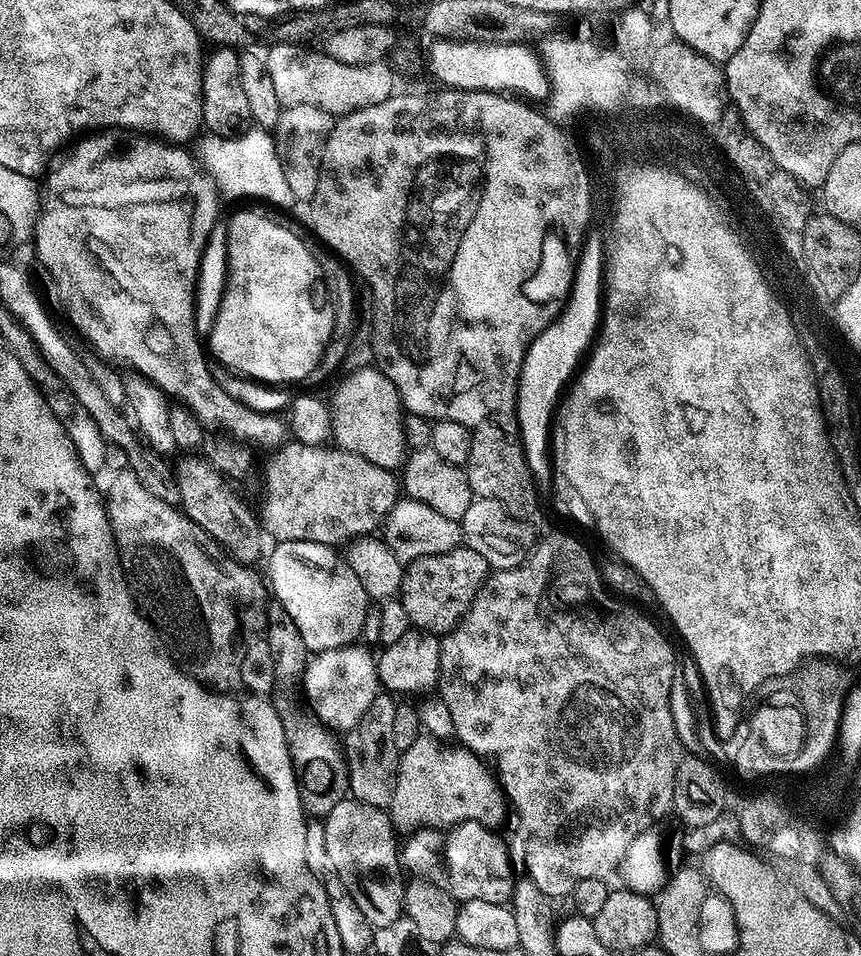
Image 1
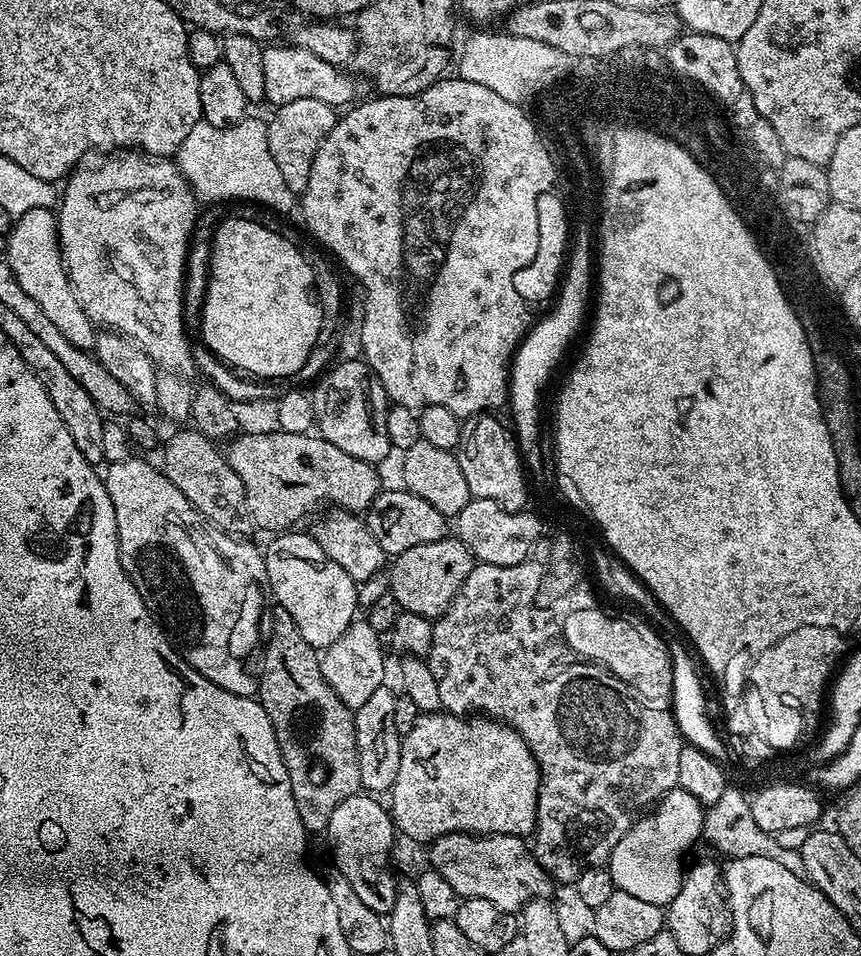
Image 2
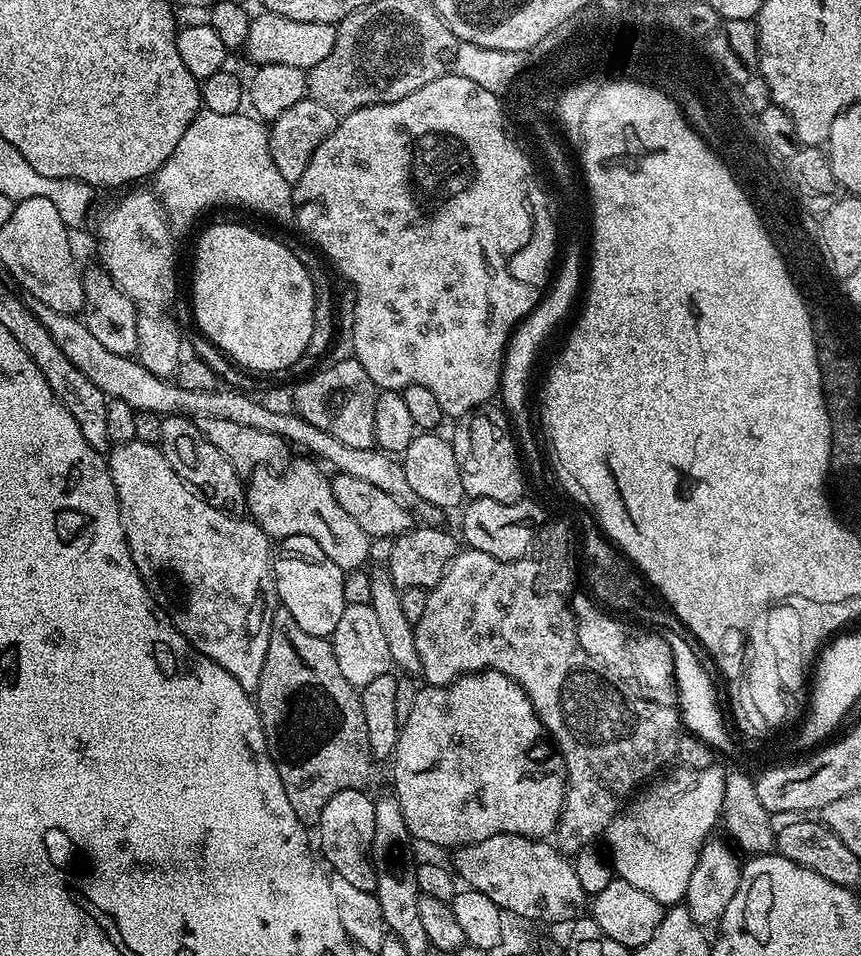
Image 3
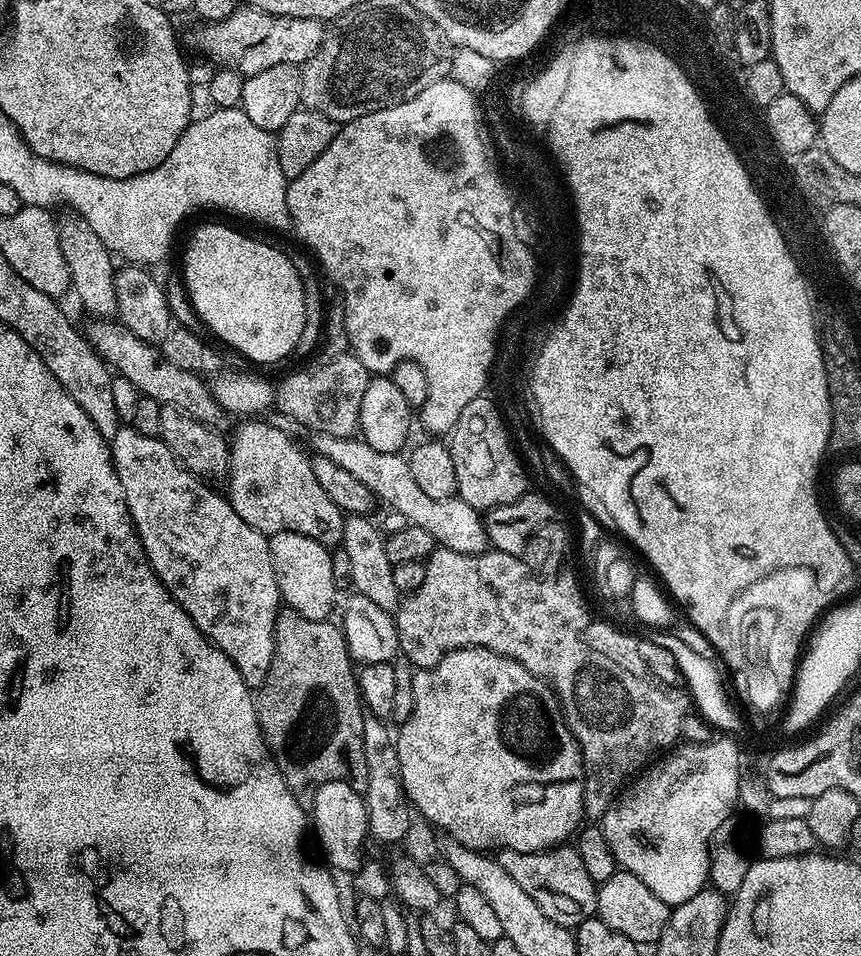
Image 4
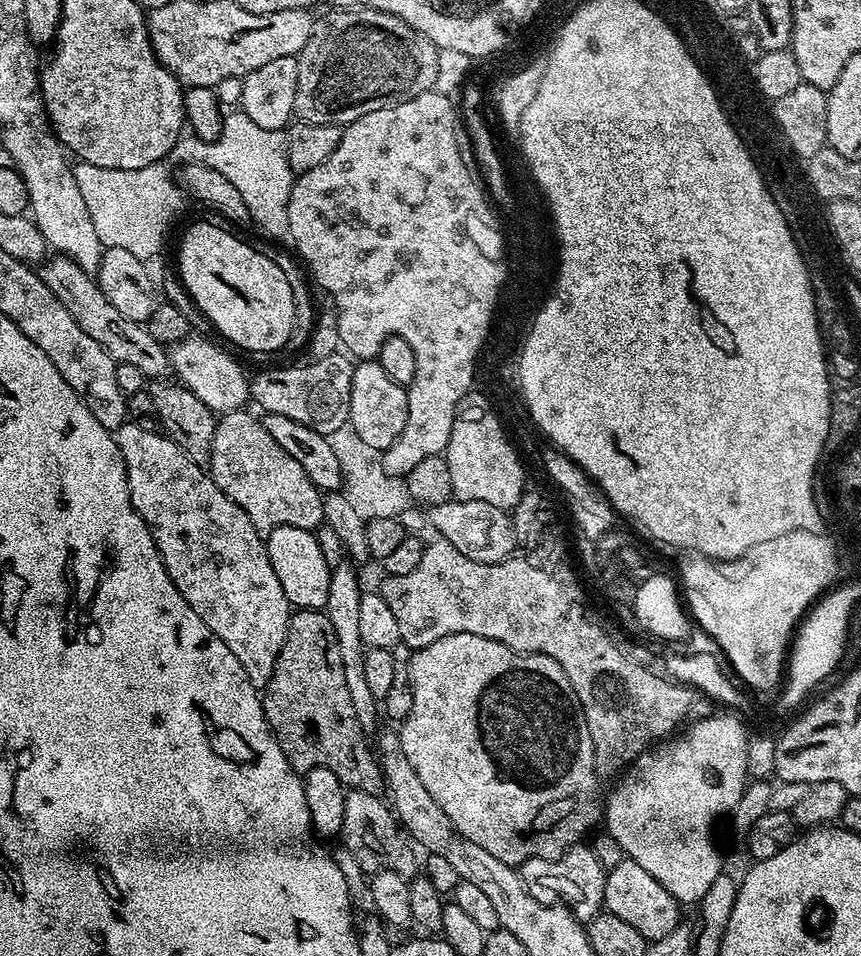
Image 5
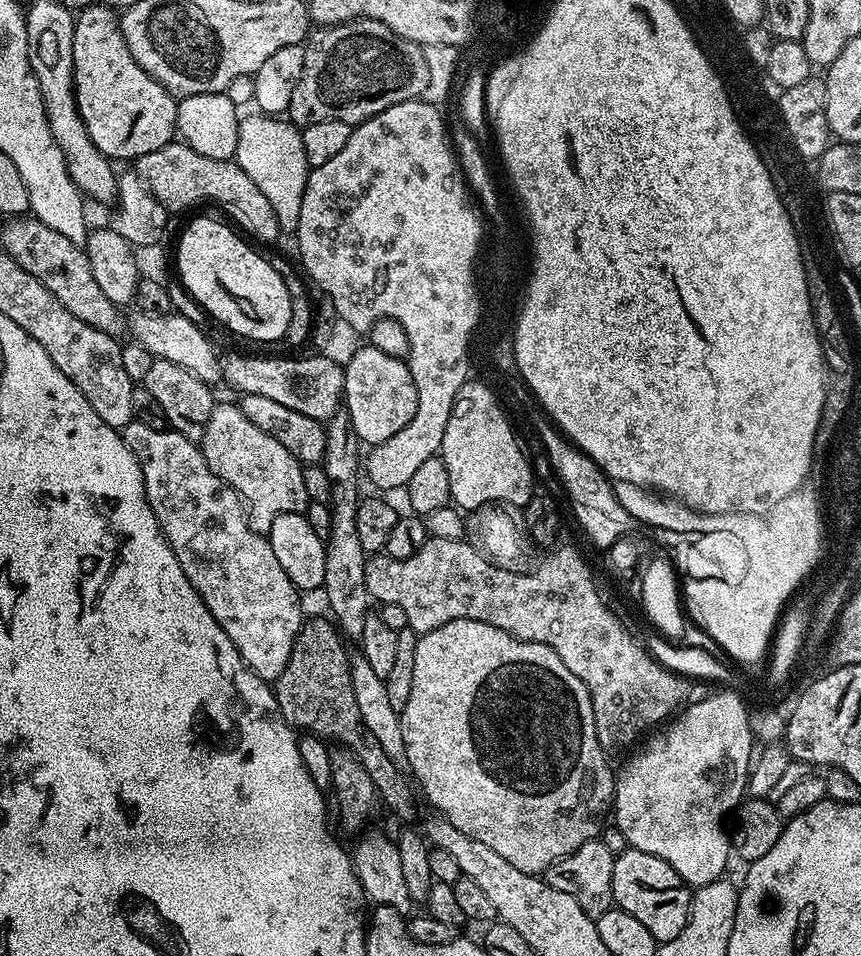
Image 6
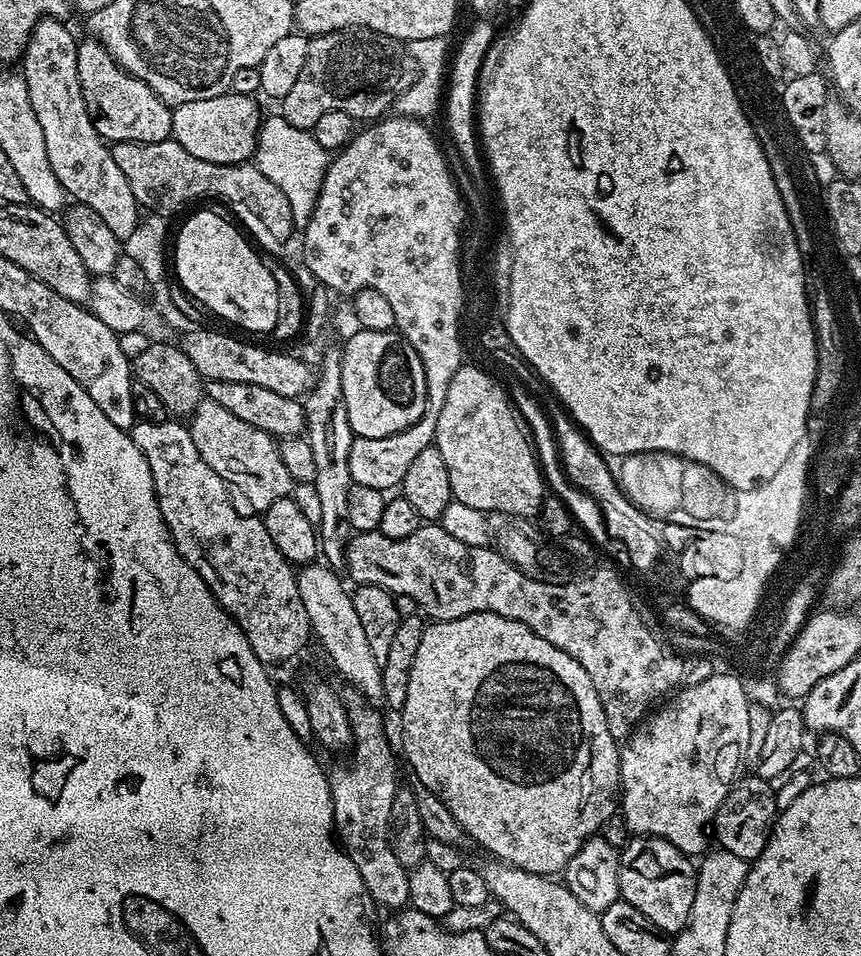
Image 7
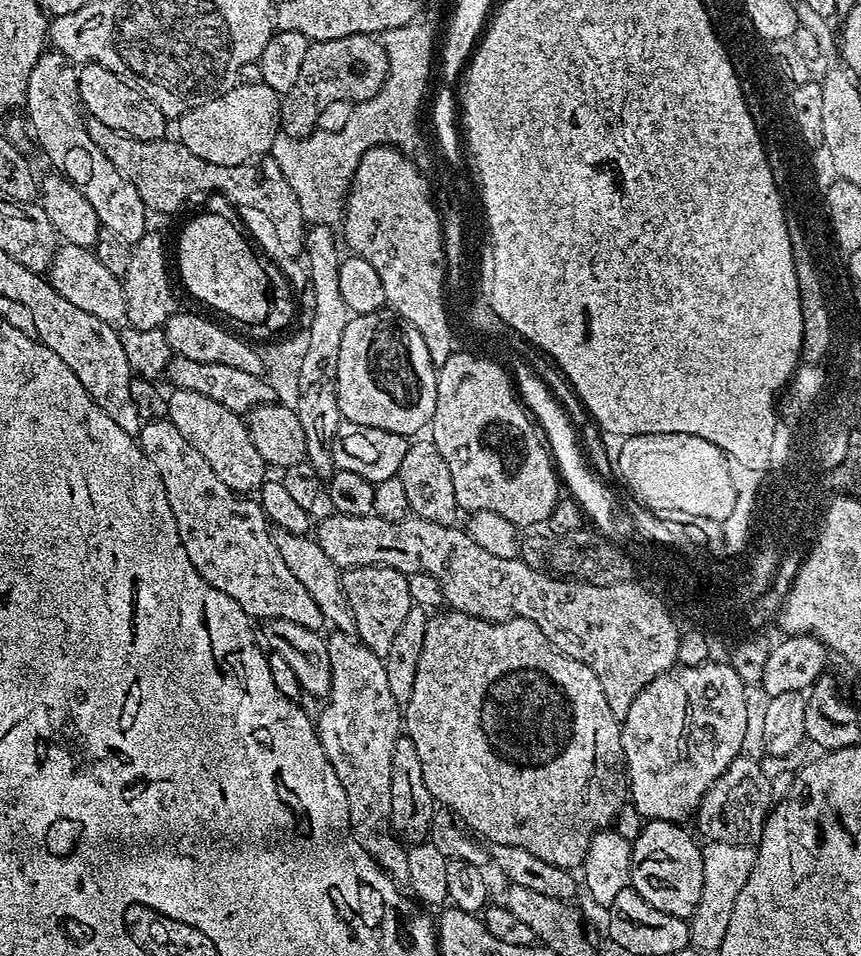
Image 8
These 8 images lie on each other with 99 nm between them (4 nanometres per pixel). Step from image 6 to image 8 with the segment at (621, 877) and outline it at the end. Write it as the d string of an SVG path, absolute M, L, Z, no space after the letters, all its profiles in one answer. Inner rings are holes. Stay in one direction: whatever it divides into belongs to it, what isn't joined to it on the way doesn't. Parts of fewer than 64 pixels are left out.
M650 820L632 841L632 879L630 886L654 910L674 914L674 918L688 920L702 898L702 854L697 837L674 820Z

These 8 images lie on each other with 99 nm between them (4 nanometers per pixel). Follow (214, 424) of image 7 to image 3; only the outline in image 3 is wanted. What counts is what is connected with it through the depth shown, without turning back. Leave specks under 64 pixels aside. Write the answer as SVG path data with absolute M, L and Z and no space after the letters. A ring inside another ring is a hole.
M308 460L298 461L281 476L276 470L257 470L251 473L246 480L247 515L256 521L256 525L269 538L277 541L282 541L287 536L314 538L314 542L322 546L326 558L330 558L334 566L345 570L363 569L373 541L366 530L362 530L362 526L358 526L358 522L354 522L354 518L350 518L350 514L346 514L342 506L338 506L331 479L320 473L321 465Z

